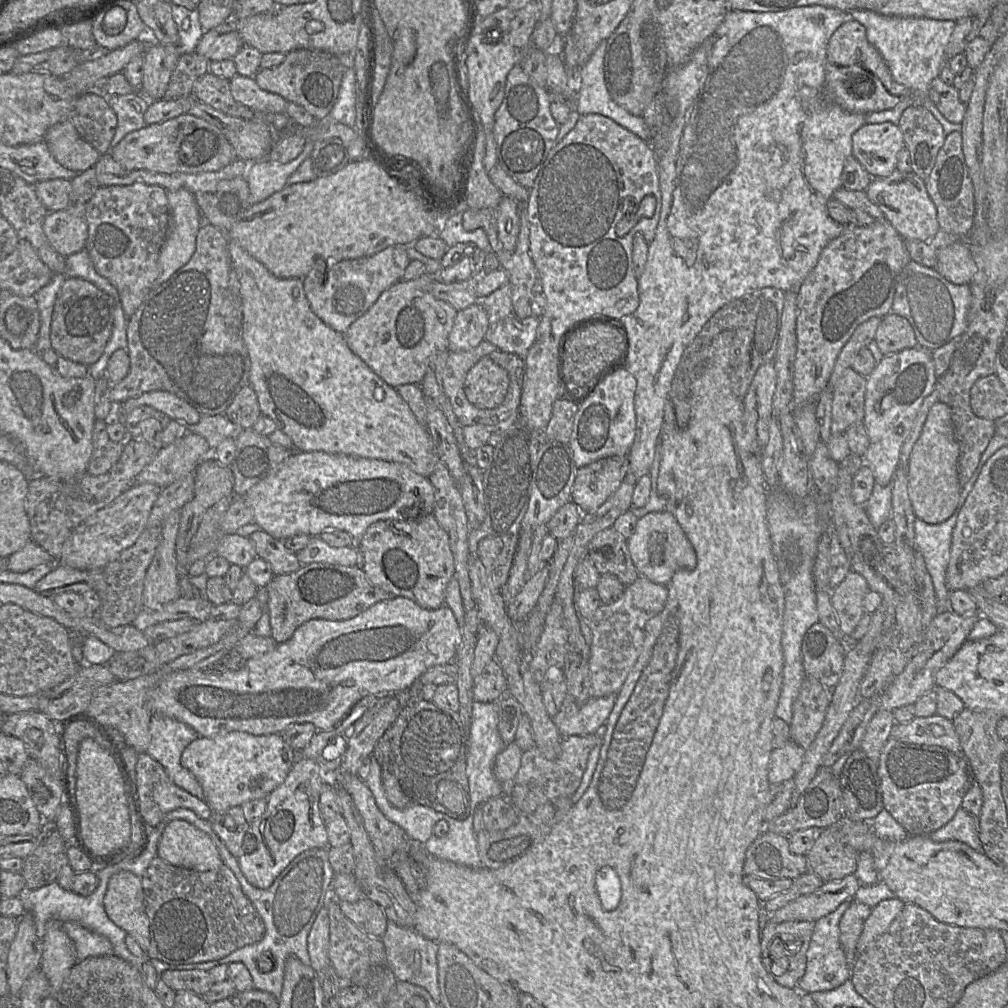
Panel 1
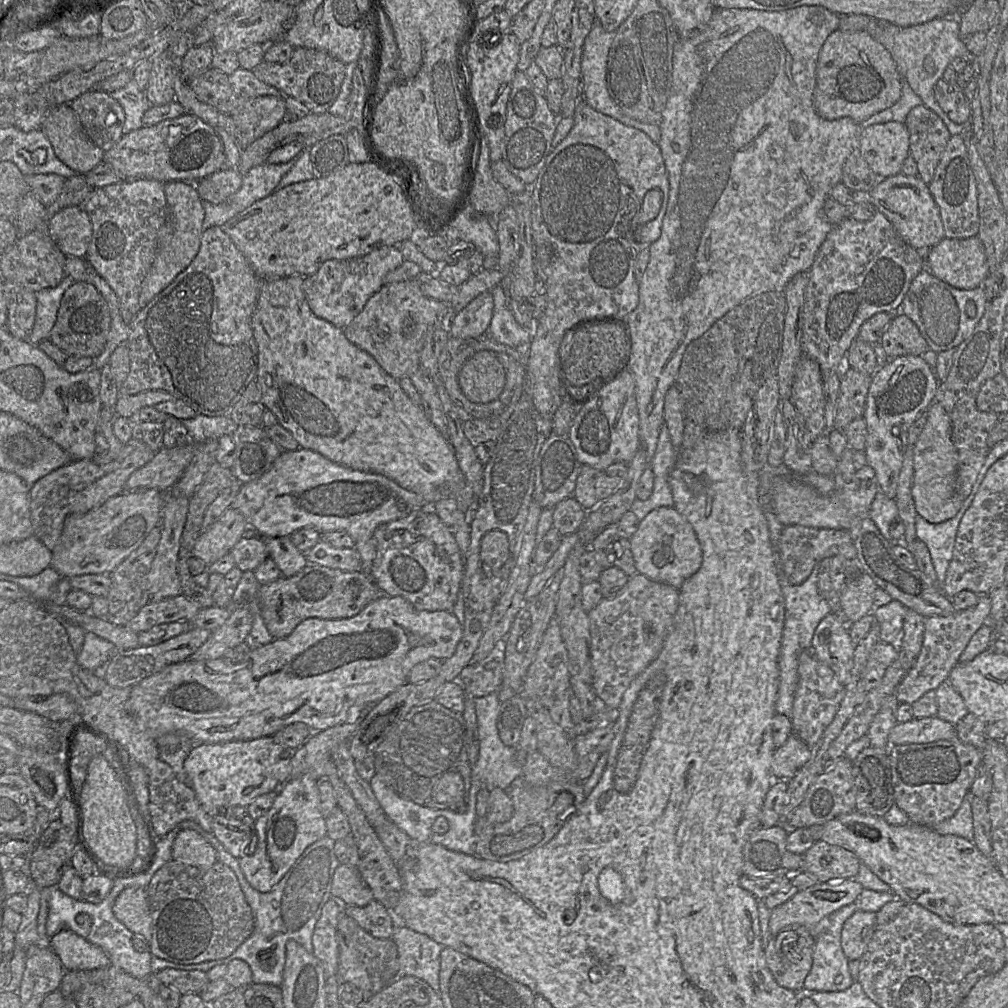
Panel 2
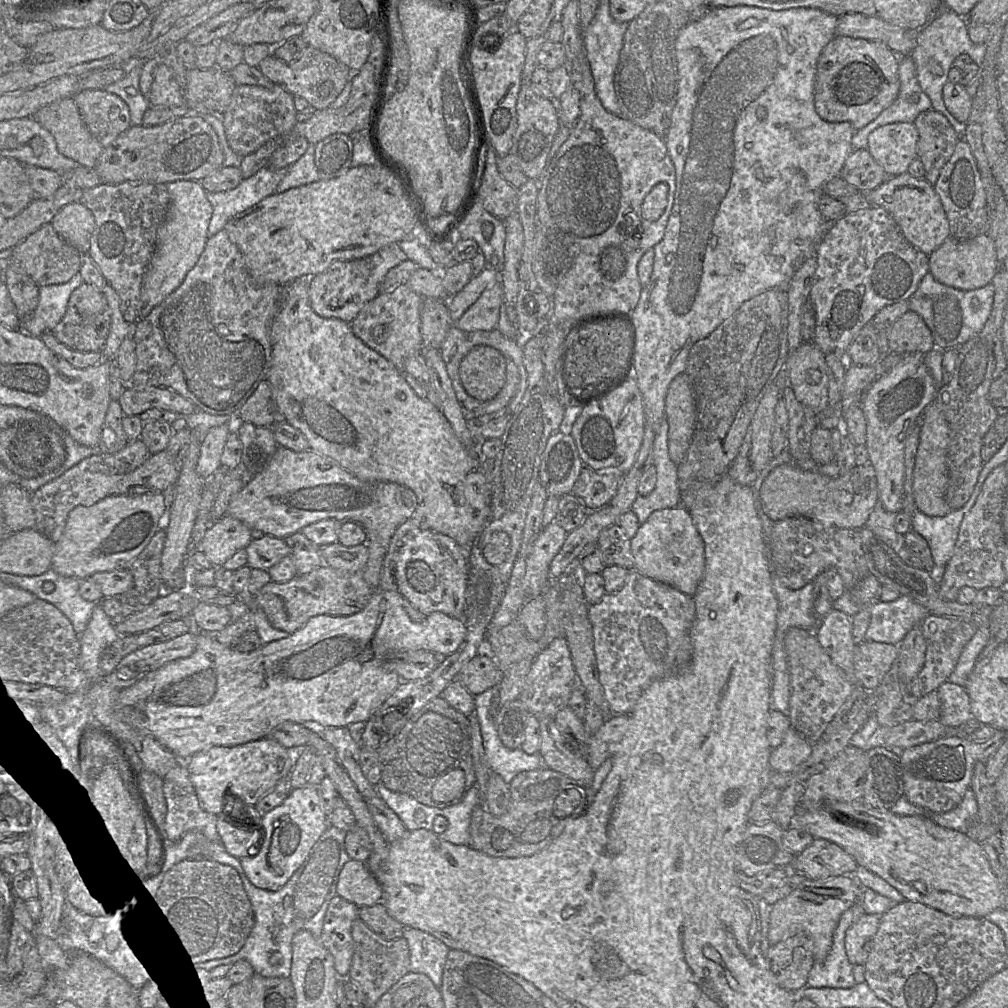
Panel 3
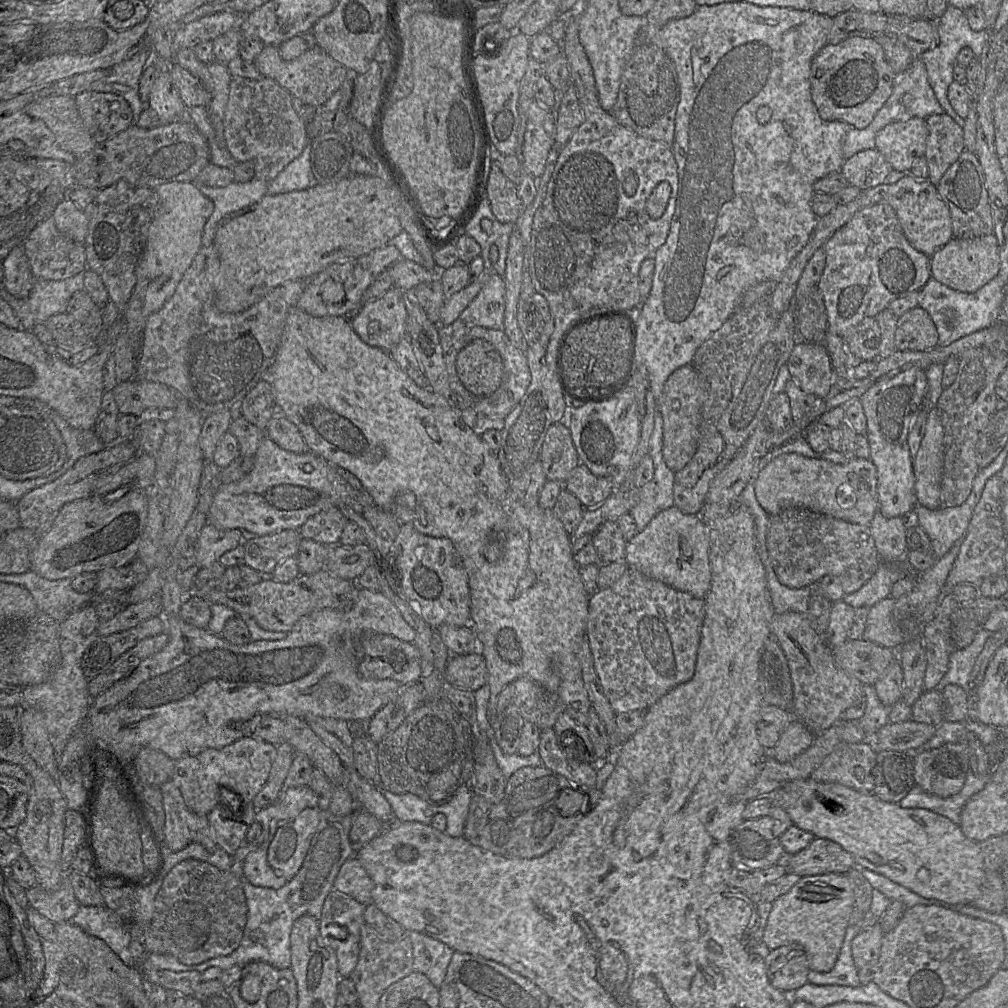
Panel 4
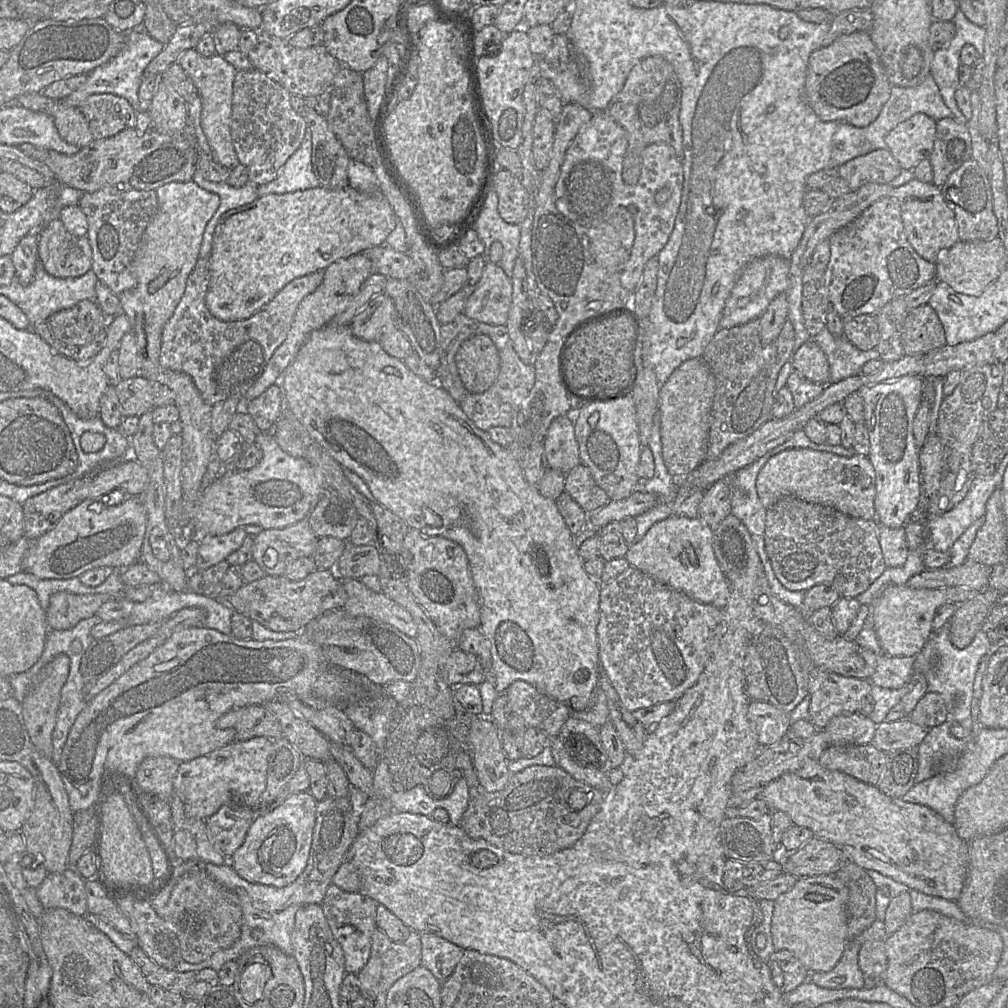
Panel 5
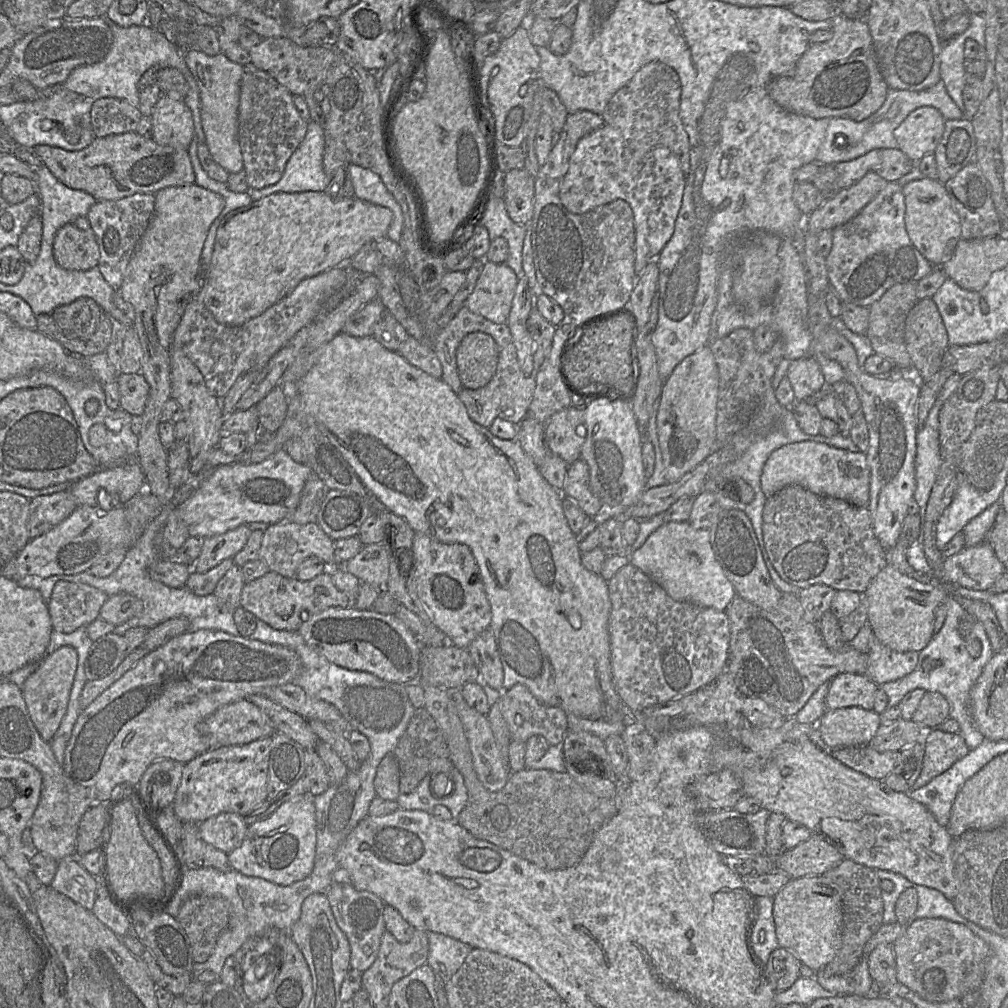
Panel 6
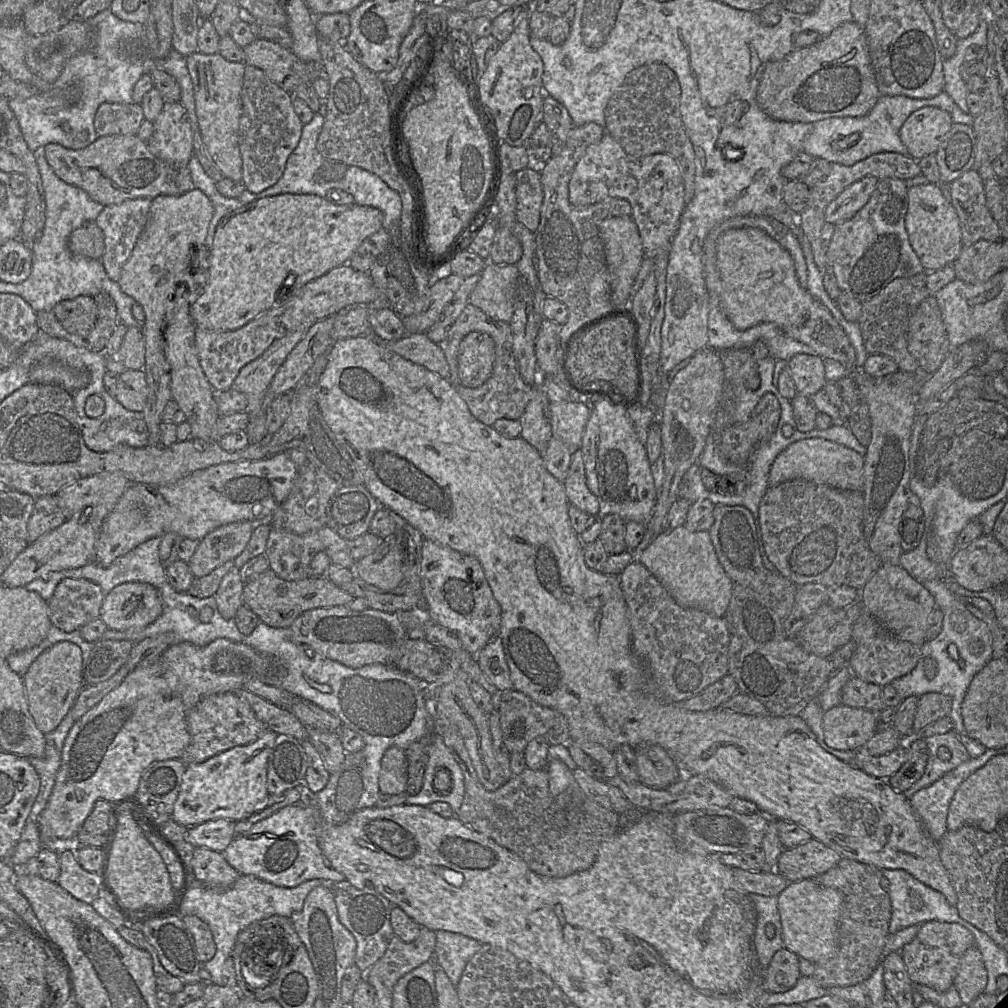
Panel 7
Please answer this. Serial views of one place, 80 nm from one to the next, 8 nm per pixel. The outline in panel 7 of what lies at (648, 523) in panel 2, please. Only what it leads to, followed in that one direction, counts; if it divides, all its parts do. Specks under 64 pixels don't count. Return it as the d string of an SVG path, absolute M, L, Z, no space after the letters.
M685 525L670 532L663 531L643 550L638 561L660 581L680 607L724 617L734 583L720 564L708 531L691 532Z

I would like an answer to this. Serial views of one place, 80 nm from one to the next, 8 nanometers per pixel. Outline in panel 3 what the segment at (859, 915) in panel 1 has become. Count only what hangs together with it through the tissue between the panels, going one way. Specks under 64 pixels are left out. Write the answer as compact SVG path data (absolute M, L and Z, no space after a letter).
M862 915L845 934L845 950L852 965L864 965L873 946L880 916Z

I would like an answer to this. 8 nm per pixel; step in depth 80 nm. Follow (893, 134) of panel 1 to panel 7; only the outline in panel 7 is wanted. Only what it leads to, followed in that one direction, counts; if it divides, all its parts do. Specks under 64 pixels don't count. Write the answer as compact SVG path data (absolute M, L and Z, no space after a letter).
M926 106L912 112L899 130L899 137L915 160L933 154L953 124L951 115L938 107Z

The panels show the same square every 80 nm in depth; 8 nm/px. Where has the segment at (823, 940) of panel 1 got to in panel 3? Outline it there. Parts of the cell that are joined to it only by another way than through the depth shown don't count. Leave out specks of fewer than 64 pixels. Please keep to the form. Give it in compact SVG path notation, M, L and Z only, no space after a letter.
M855 903L841 915L828 955L822 961L814 960L807 979L808 987L849 989L856 985L853 965L846 955L845 934L847 929L865 914L862 904Z

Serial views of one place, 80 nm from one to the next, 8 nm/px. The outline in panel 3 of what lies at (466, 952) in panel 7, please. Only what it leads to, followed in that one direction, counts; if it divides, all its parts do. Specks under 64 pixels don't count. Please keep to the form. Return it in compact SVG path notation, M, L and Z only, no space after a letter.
M404 928L402 937L407 940L409 947L409 972L426 975L433 982L435 987L440 990L443 971L450 948L436 937L414 928Z

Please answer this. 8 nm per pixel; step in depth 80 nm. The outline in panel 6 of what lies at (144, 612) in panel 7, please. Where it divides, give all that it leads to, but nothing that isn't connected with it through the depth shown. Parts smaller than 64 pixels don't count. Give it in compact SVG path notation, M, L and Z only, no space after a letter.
M118 593L109 596L100 608L99 618L118 626L143 611L143 602L137 597Z

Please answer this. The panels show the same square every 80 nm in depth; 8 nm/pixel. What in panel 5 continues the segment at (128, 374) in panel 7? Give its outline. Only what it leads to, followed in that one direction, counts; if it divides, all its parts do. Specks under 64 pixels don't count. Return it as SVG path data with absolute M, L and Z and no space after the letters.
M140 374L120 380L115 388L123 418L140 418L148 411L175 403L174 394L167 385L149 381Z

